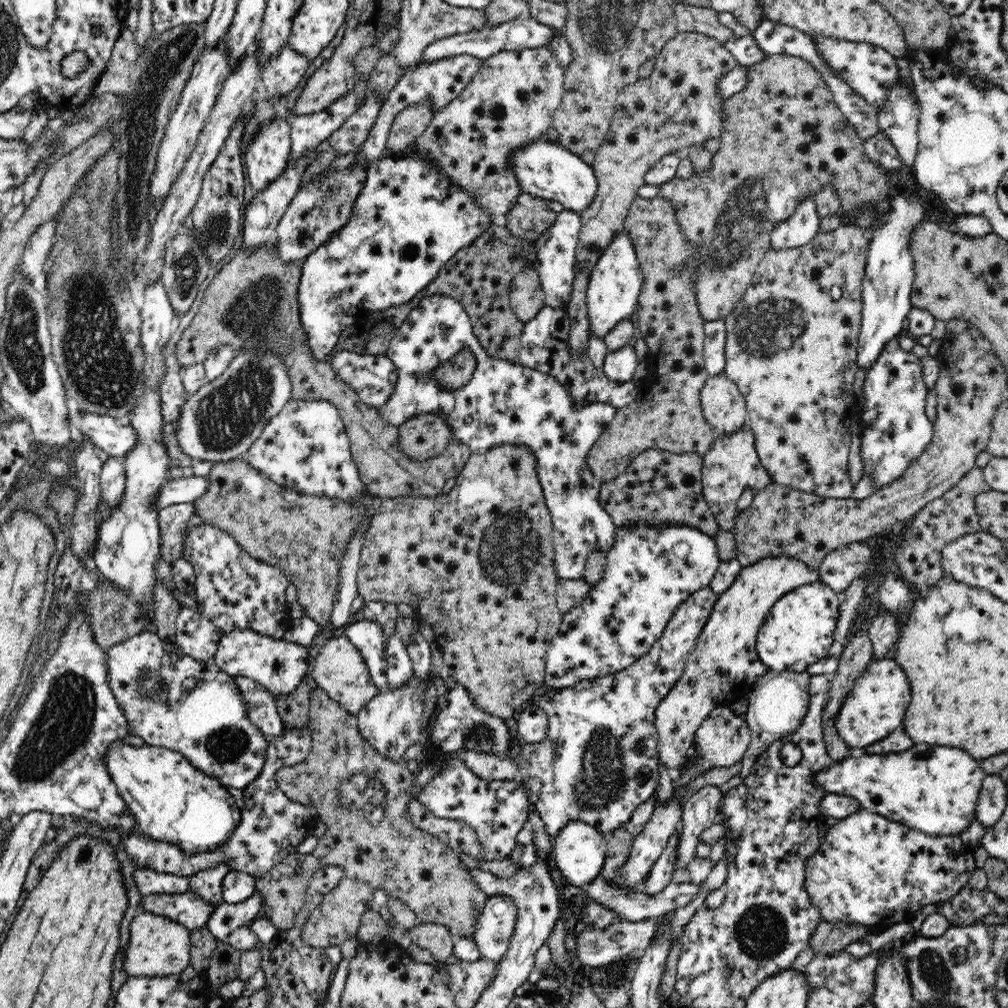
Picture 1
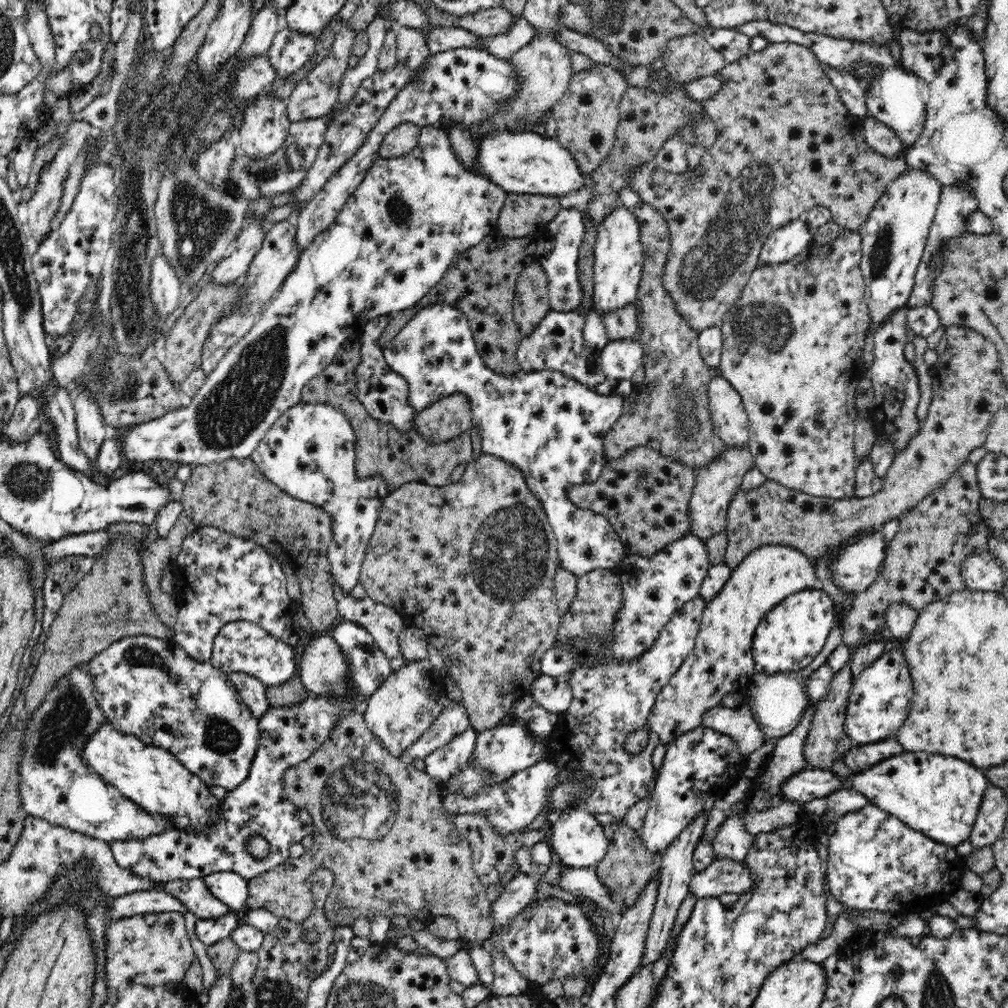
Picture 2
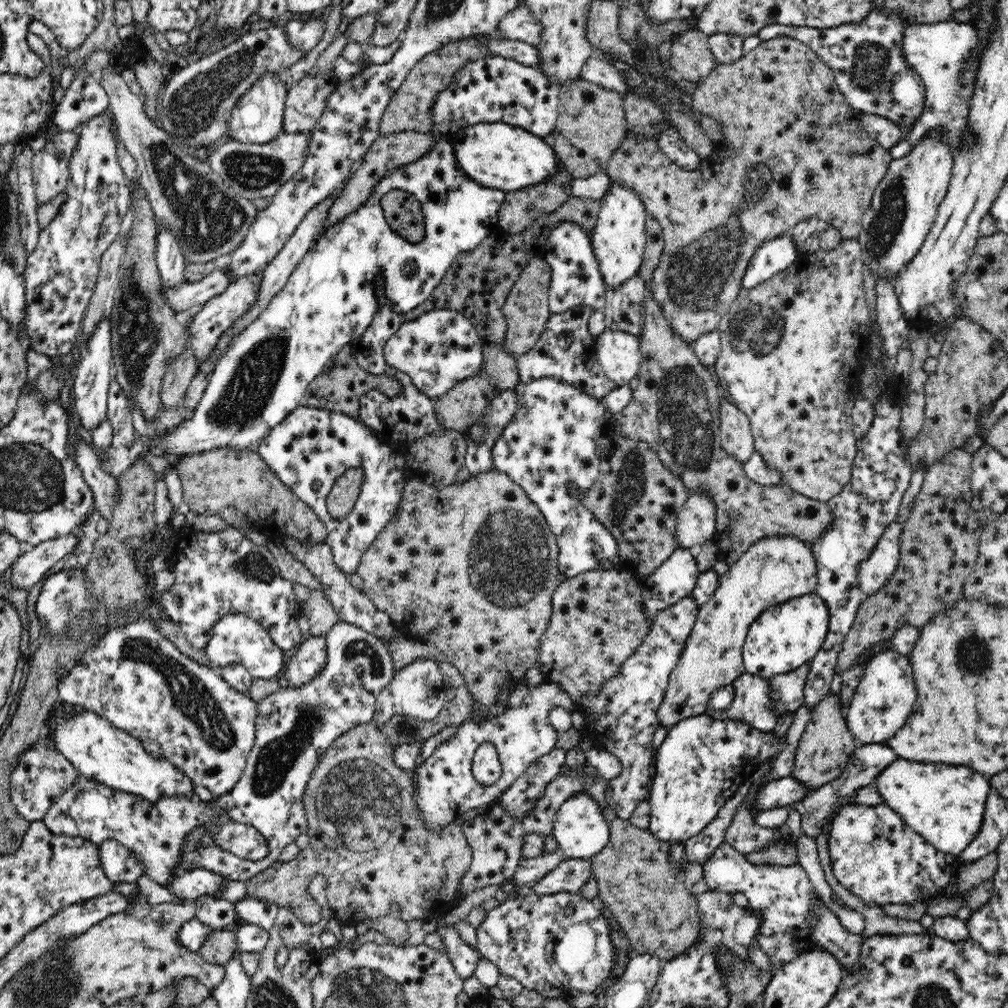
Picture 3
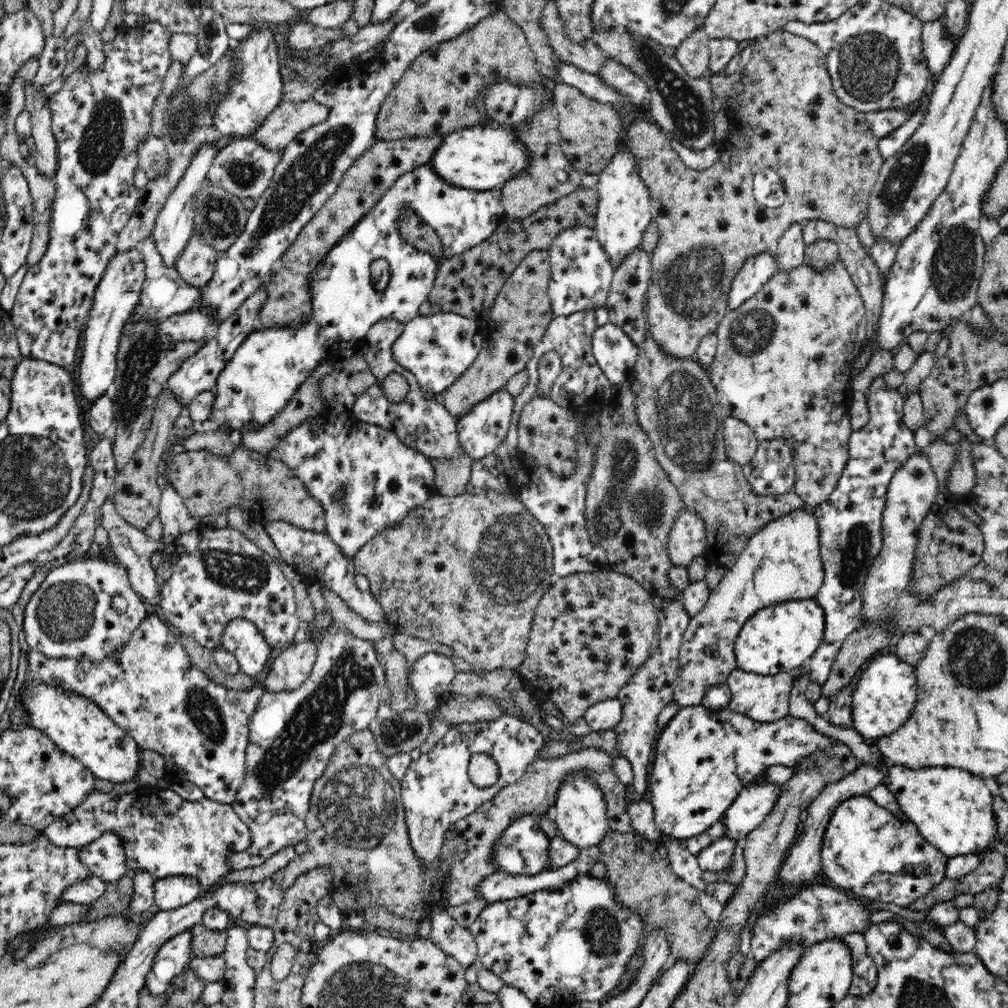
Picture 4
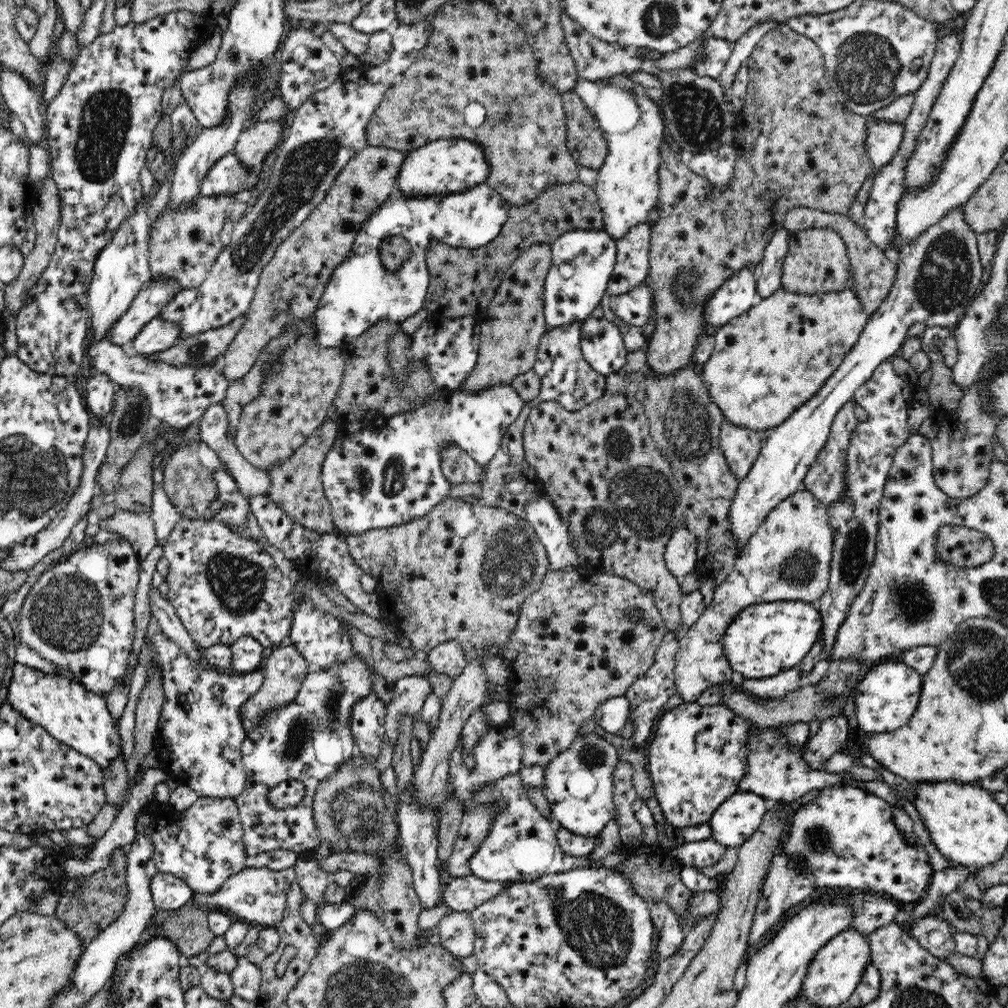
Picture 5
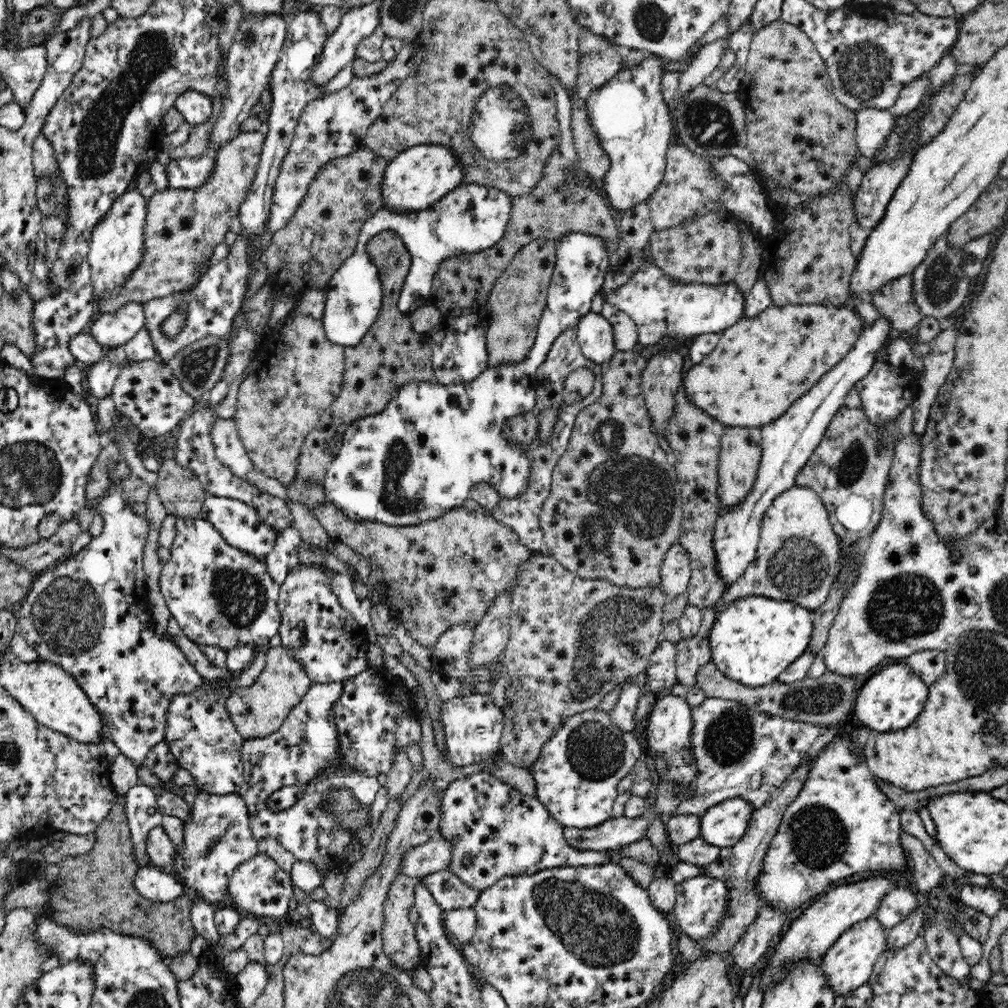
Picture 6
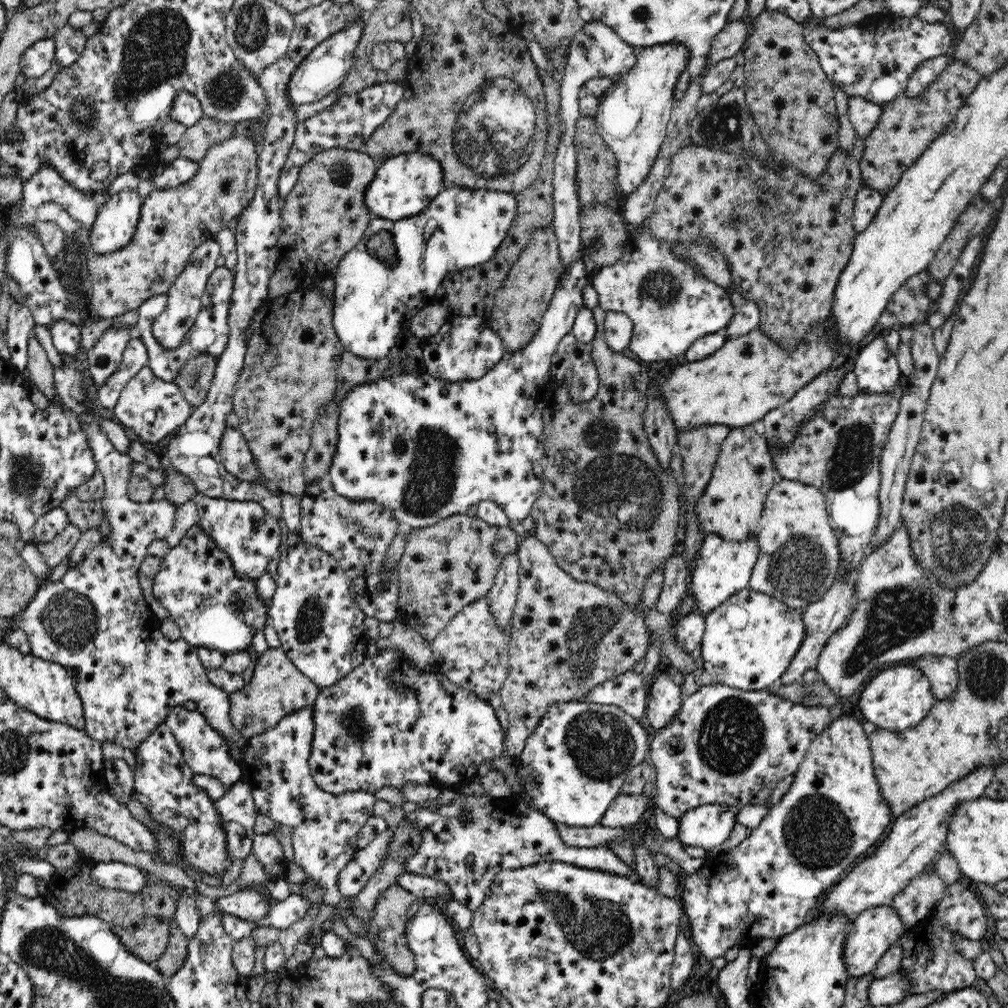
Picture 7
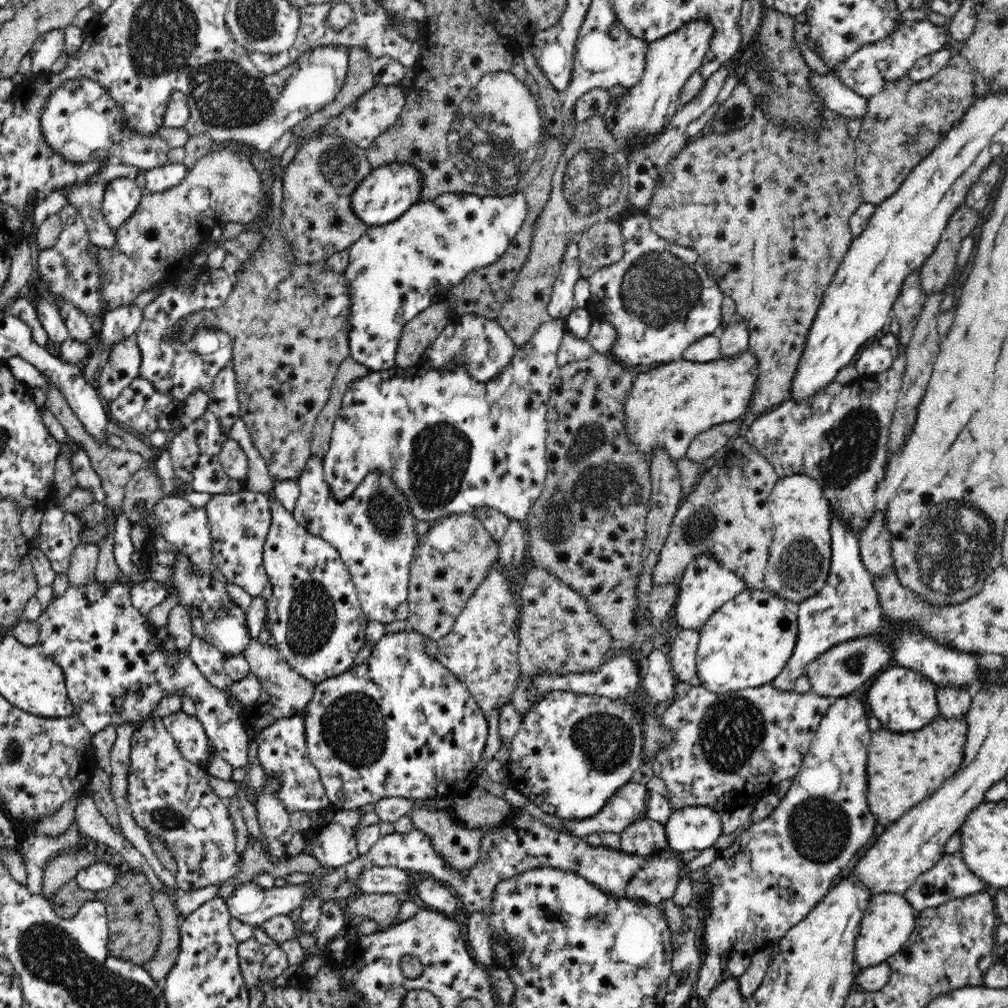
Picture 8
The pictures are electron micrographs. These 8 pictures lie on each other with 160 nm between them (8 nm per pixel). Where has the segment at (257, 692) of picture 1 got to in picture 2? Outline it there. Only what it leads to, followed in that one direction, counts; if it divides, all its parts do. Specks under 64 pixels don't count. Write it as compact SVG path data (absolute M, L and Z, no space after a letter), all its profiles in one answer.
M241 671L228 673L228 679L236 687L241 699L252 711L252 714L255 714L257 719L260 718L270 705L265 695L263 683L258 678Z

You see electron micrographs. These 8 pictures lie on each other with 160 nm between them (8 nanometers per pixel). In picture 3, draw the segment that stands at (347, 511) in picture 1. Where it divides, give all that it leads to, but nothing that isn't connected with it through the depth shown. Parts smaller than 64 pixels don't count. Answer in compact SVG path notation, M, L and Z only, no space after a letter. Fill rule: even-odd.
M222 447L186 454L179 458L174 470L182 483L187 509L195 514L220 516L235 528L247 528L251 523L260 534L276 542L283 542L286 536L309 542L326 540L326 525L269 469L258 450ZM312 591L305 602L304 614L310 623L311 637L326 637L340 619L327 595L322 591Z

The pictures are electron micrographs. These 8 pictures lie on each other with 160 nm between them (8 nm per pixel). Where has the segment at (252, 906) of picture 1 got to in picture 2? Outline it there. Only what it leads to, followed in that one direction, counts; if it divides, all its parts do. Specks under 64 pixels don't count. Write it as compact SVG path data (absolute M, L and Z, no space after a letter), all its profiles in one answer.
M230 910L229 913L217 919L199 919L194 931L198 940L207 947L222 938L230 937L231 932L242 922L243 912Z

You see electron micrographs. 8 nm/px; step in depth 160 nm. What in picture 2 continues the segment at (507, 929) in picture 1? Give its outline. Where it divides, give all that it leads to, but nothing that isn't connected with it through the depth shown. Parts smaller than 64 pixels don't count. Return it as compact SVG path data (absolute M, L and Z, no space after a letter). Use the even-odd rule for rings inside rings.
M527 846L515 852L515 864L516 874L491 904L493 930L500 930L533 900L547 872L546 866L533 861L531 849ZM492 951L494 978L489 987L496 995L511 996L522 995L529 982L520 975L516 967L502 951Z

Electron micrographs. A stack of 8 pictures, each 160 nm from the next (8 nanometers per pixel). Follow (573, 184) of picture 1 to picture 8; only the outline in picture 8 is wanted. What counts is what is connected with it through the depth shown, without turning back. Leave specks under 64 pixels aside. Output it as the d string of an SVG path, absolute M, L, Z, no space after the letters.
M392 162L373 169L362 179L351 195L352 213L367 227L382 226L400 218L408 207L419 203L421 194L420 173L414 165Z

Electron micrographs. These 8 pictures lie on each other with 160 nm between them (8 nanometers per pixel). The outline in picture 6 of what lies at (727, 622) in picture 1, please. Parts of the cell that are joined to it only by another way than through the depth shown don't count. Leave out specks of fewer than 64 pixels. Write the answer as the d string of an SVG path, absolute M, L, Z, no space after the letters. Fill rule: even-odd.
M790 486L765 510L756 558L716 606L724 607L744 596L792 602L805 609L824 605L840 558L839 530L832 524L819 494L806 486ZM709 636L706 638L688 638L675 644L677 649L676 671L677 680L689 687L696 683L696 670L700 666L711 663Z

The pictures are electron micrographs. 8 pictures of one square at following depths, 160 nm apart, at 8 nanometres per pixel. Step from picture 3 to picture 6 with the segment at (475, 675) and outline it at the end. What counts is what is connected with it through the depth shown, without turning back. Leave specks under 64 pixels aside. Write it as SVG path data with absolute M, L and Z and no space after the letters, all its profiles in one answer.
M318 502L309 509L327 530L331 541L346 544L374 562L385 572L384 583L387 586L387 607L392 616L396 616L402 626L419 645L435 648L440 636L456 624L480 623L487 614L494 598L508 588L514 589L517 581L518 566L528 558L531 550L524 546L512 528L502 524L493 516L482 513L479 509L468 511L464 506L451 510L444 516L416 526L388 526L374 521L360 521L348 518L332 503Z

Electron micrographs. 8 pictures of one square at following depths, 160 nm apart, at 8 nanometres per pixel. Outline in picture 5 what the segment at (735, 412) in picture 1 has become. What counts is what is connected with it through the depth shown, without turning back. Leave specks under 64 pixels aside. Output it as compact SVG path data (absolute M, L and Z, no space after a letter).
M724 421L720 429L719 445L732 475L738 482L742 481L760 454L759 431Z

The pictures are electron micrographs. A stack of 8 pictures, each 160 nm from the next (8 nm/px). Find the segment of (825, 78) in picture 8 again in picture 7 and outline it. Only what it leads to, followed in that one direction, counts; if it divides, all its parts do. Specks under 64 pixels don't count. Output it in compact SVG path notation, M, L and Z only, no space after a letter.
M848 96L848 116L856 135L866 139L880 118L880 105L874 104L860 96Z

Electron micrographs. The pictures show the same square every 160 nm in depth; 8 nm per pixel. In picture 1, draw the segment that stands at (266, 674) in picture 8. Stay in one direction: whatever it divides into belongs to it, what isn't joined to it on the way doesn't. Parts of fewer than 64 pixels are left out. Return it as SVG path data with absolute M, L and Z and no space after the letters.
M330 638L314 660L312 677L318 688L326 691L326 694L348 712L357 715L360 709L376 694L380 688L374 685L368 668L360 652L346 638Z

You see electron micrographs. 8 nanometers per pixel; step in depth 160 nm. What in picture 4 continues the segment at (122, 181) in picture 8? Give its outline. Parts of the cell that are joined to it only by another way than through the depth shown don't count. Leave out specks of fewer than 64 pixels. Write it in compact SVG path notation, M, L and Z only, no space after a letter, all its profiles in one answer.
M139 245L132 246L132 250L115 252L114 255L94 290L94 298L92 298L92 306L84 330L84 340L82 340L83 354L80 364L77 365L80 374L78 378L80 390L90 403L94 403L96 398L106 393L108 386L114 383L121 332L139 300L144 281L147 279L146 263Z

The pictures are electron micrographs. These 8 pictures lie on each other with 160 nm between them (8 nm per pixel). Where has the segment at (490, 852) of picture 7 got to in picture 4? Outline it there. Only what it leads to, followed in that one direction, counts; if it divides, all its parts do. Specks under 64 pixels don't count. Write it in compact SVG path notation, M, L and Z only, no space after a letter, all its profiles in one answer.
M522 814L514 818L502 836L494 844L492 863L496 871L502 871L511 875L525 874L534 876L548 869L556 869L549 862L549 837L540 829L539 821L534 814Z

